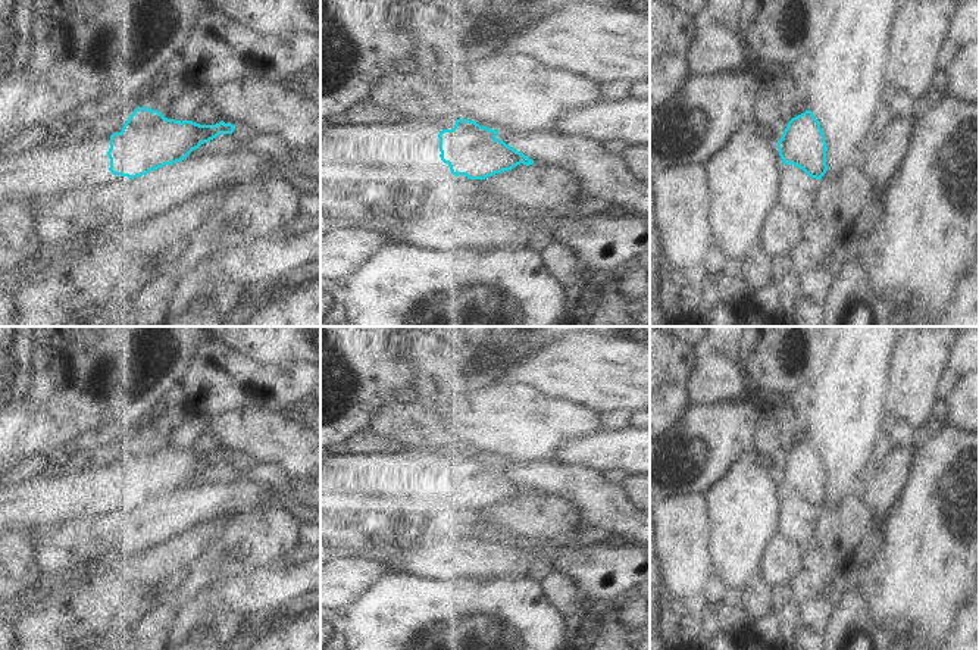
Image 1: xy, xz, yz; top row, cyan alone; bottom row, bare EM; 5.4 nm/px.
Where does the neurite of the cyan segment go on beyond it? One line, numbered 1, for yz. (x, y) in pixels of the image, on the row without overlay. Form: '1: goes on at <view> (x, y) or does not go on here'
1: does not go on here

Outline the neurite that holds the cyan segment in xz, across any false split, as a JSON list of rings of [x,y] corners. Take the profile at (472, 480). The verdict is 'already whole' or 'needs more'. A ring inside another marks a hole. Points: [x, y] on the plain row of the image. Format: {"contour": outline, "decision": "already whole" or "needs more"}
{"contour": [[[456,449],[453,459],[438,463],[440,487],[453,504],[481,510],[520,493],[534,494],[532,488],[497,469],[497,463],[498,460],[481,456],[475,450]]], "decision": "already whole"}

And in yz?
{"contour": [[[811,440],[788,451],[778,478],[783,494],[791,493],[811,507],[822,509],[828,500],[825,463]]], "decision": "already whole"}

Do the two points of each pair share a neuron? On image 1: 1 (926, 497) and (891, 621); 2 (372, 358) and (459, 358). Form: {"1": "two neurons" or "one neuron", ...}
{"1": "one neuron", "2": "one neuron"}

